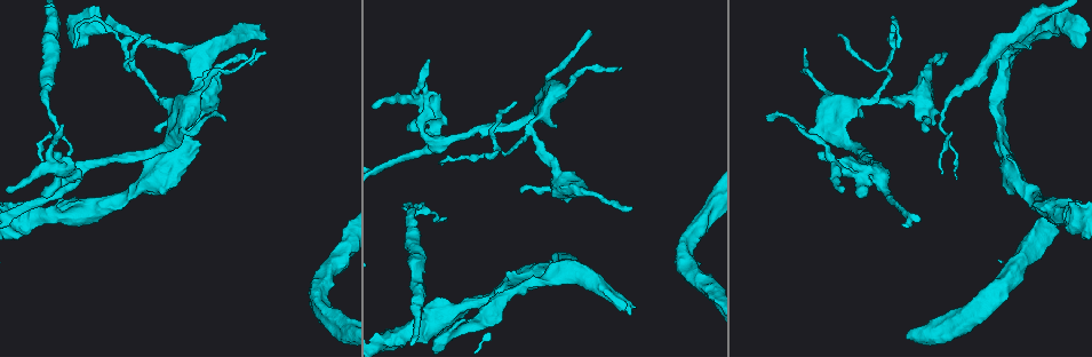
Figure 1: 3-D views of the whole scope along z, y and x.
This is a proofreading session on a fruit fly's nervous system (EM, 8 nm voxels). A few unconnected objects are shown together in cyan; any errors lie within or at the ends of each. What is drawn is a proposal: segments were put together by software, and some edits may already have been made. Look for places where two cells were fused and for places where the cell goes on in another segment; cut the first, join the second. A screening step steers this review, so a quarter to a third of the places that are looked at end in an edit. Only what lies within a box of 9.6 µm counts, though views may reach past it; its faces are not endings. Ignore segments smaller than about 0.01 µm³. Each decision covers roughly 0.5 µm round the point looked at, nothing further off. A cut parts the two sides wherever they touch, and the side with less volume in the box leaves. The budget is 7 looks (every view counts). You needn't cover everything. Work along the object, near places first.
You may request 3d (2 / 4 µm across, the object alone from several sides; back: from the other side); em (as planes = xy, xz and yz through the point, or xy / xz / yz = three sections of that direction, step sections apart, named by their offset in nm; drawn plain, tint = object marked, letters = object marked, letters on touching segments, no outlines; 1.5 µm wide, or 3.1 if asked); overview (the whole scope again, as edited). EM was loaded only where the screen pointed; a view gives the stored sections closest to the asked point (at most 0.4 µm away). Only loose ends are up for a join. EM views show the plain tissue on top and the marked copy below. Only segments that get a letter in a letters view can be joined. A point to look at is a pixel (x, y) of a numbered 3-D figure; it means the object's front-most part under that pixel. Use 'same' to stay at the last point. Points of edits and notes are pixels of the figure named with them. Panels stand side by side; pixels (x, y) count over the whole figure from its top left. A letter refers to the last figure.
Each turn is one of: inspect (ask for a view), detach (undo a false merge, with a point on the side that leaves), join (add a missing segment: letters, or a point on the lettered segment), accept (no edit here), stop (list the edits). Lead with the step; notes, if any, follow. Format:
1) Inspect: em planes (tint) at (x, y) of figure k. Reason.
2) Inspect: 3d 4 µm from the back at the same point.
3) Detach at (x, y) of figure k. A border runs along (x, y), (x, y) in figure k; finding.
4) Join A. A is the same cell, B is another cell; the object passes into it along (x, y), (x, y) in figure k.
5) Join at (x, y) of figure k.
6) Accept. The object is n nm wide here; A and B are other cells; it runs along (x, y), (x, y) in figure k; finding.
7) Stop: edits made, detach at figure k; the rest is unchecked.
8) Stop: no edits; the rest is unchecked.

Inspect: em yz step 4 (letters) at (445, 218) of figure 1. An open end.

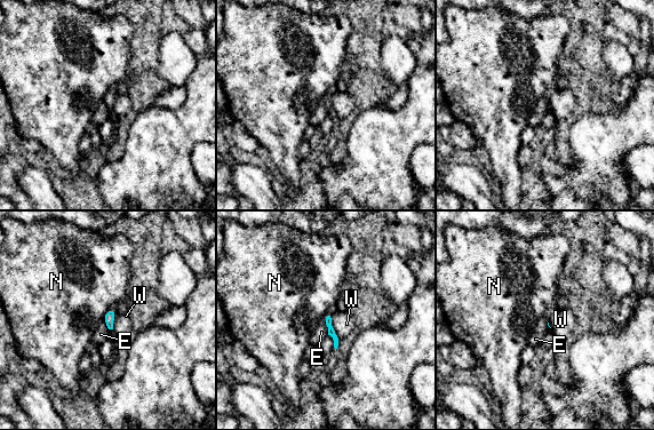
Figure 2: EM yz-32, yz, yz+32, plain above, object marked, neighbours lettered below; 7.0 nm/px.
Inspect: em planes (letters) at the same point.

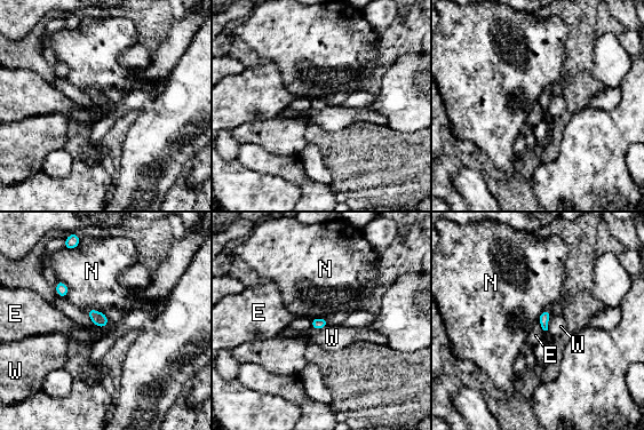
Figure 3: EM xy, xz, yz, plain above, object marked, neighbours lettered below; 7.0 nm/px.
Accept. E, N and W are other cells; none of them fits.

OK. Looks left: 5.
Inspect: em planes (letters) at (942, 53) of figure 1. Free end.

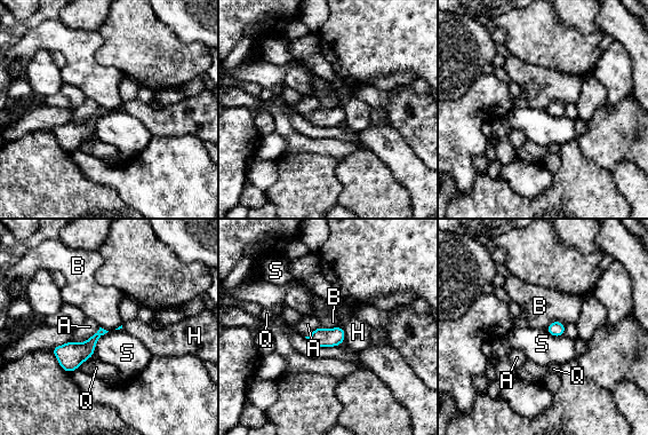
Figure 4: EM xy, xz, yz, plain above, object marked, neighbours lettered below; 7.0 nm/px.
Accept. A, B, H, Q and S are other cells; none of them fits.

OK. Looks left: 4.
Inspect: em yz step 4 (tint) at (256, 48) of figure 1. Thin end.

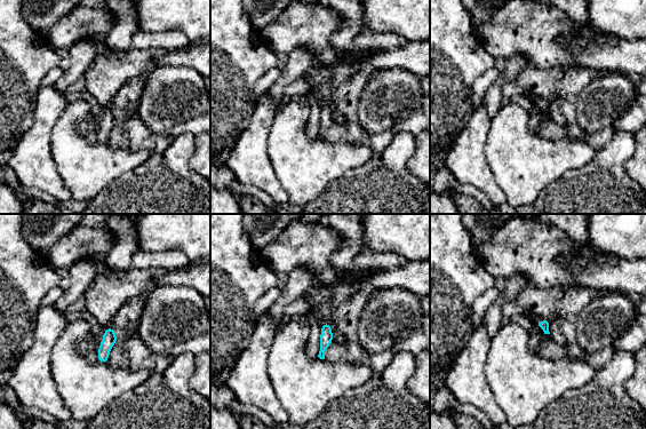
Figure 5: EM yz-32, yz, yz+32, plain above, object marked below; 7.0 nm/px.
Inspect: em planes (letters) at the same point.

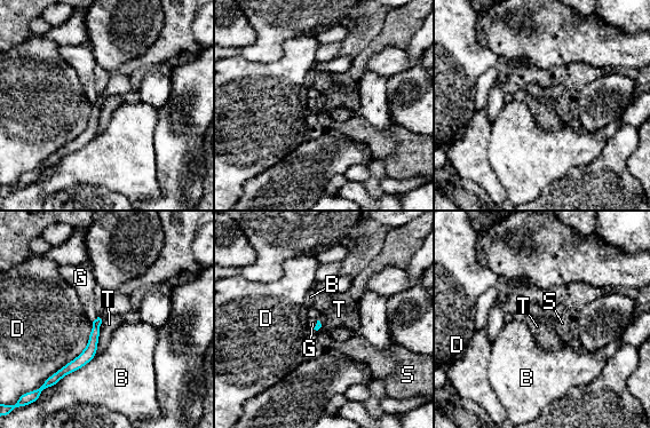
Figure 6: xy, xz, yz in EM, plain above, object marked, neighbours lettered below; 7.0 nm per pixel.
Accept. The longest contact is with D, 500 nm; B, D, G, S and T are other cells; it runs along (97, 322), (90, 350), (62, 373) in figure 6; no lettered segment goes on from it.

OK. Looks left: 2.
Stop: no edits; the rest is unchecked.

